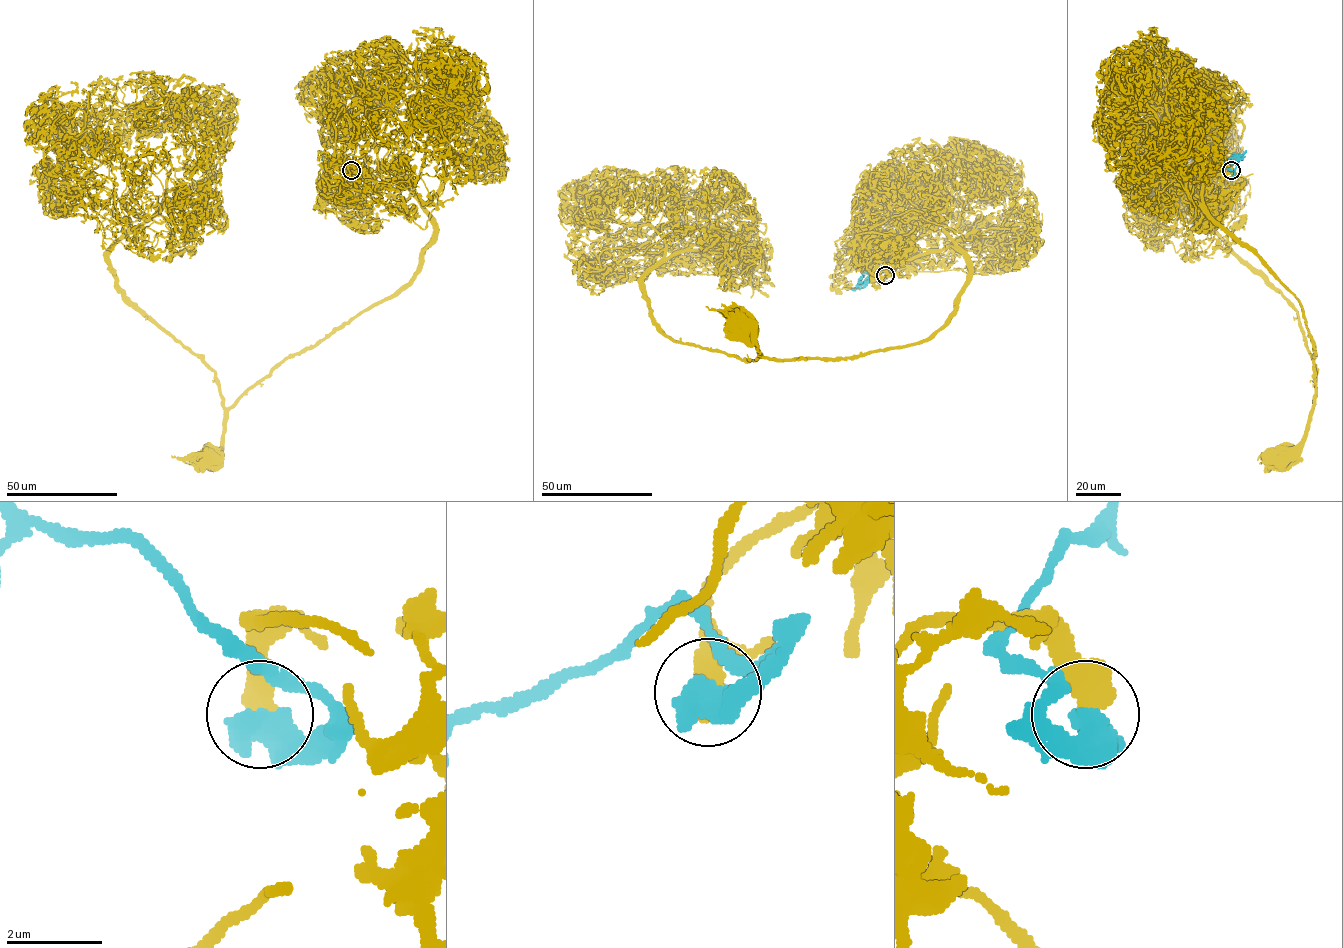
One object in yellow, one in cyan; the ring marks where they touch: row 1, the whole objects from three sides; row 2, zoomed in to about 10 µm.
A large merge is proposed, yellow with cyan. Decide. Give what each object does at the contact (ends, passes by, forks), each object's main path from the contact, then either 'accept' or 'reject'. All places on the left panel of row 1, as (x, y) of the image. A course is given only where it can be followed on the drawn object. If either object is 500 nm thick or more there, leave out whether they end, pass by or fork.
course yellow (351, 170), (369, 159), (409, 180), (434, 227), (421, 268), (257, 381), (228, 411), (222, 454), (213, 461); course cyan (351, 170), (354, 170), (335, 157), (328, 165), (317, 151); accept

